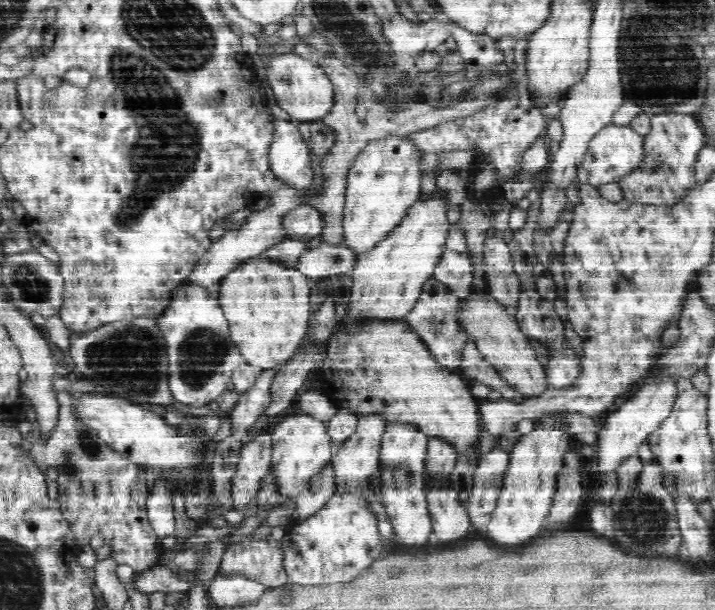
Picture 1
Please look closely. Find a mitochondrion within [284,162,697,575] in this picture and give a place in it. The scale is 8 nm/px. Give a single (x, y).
(644, 523)

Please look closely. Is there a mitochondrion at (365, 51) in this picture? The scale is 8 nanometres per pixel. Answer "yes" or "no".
yes

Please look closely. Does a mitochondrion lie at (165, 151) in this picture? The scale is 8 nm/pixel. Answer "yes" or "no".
yes

